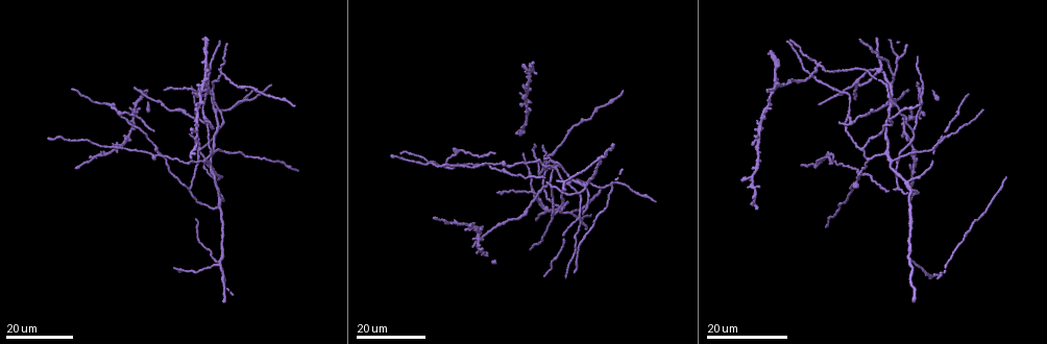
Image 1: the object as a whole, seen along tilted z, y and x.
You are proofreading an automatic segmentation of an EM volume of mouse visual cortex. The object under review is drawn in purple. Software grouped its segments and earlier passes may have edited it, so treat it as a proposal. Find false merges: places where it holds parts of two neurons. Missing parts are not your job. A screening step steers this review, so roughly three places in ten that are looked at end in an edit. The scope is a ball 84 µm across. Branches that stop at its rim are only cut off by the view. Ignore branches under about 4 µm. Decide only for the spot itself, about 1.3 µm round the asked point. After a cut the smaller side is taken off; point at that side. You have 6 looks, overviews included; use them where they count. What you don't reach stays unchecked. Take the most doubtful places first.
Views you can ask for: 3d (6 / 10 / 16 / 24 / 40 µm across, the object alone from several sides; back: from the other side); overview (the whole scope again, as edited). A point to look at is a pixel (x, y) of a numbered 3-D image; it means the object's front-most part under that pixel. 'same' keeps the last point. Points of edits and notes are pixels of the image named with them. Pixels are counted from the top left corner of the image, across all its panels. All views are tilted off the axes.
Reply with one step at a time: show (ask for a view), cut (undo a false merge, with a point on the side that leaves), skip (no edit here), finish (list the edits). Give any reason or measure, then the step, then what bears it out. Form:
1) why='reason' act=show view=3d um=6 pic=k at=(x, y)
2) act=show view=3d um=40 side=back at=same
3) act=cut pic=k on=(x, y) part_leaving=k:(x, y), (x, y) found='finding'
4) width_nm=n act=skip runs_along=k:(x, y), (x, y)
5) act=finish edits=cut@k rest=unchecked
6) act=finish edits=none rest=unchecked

why='looks like a crossing' act=show view=3d um=16 pic=1 at=(221, 70)

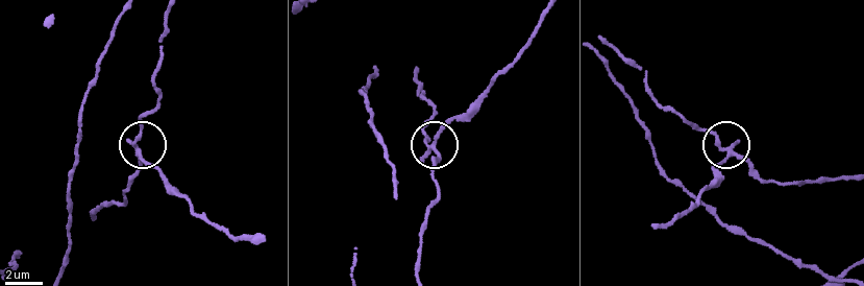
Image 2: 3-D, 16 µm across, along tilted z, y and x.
act=show view=3d um=6 pic=2 at=(435, 144)

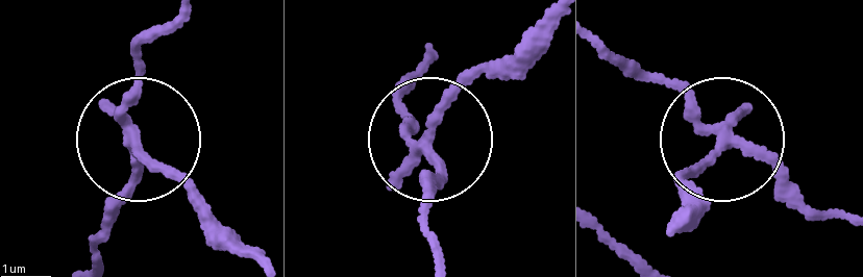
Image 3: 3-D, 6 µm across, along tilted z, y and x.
arms=4 act=cut pic=3 on=(170, 168) found='a second neuron is stuck on'

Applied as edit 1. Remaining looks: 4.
why='a fork' act=show view=3d um=24 pic=1 at=(890, 82)

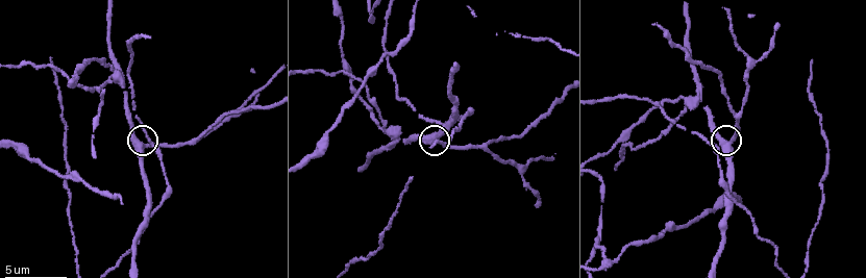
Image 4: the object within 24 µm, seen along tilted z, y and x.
why='zoom in' act=show view=3d um=10 pic=4 at=(144, 144)

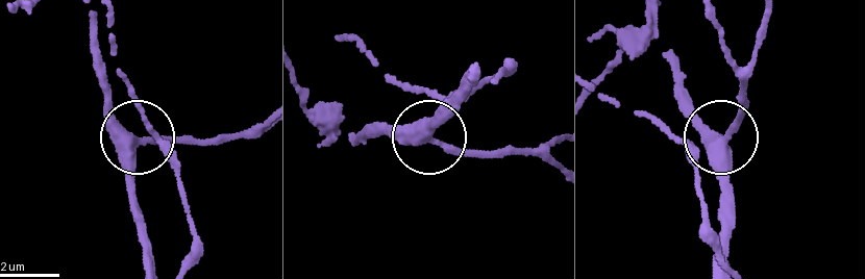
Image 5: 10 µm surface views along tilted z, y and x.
width_nm=310 act=skip found='all the same neuron'

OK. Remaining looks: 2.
why='four-way junction' act=show view=3d um=10 pic=4 at=(457, 117)

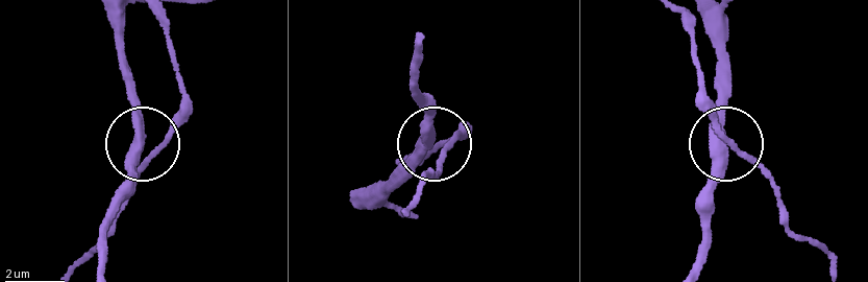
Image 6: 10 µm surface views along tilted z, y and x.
act=show view=3d um=10 side=back pic=6 at=(432, 140)

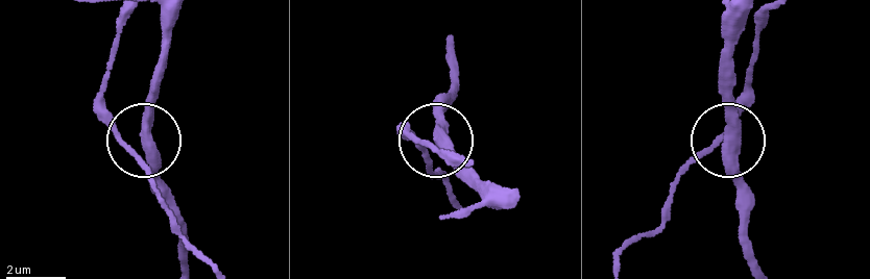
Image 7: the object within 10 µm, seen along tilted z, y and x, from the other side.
act=skip runs_along=7:(758, 269), (730, 131), (733, 50) found='continuous, no second neuron'

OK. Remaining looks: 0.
act=finish edits=cut@3 rest=unchecked

